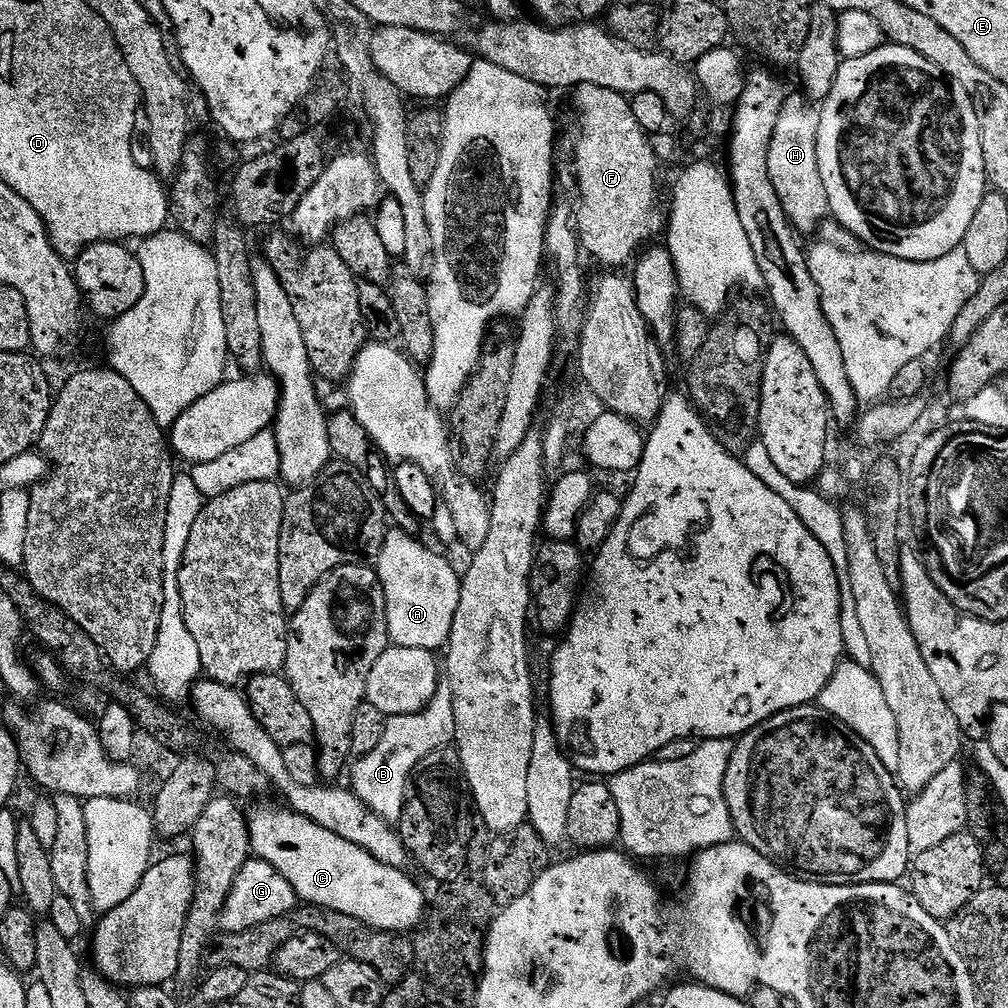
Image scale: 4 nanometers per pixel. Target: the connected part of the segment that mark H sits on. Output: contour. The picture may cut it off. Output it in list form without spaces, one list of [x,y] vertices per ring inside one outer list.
[[[789,95],[788,101],[782,106],[768,155],[770,182],[776,191],[776,200],[782,202],[782,212],[787,214],[793,229],[800,234],[815,233],[830,216],[829,197],[818,170],[820,112],[811,107],[815,108],[803,95]]]

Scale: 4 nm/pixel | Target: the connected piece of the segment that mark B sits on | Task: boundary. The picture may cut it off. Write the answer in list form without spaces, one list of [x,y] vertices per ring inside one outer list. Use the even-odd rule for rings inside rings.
[[[447,682],[436,688],[434,698],[424,709],[414,714],[393,716],[385,723],[384,733],[374,750],[363,753],[352,768],[351,791],[368,809],[389,822],[399,822],[404,816],[405,796],[416,765],[432,752],[451,745],[456,738],[452,691]]]

